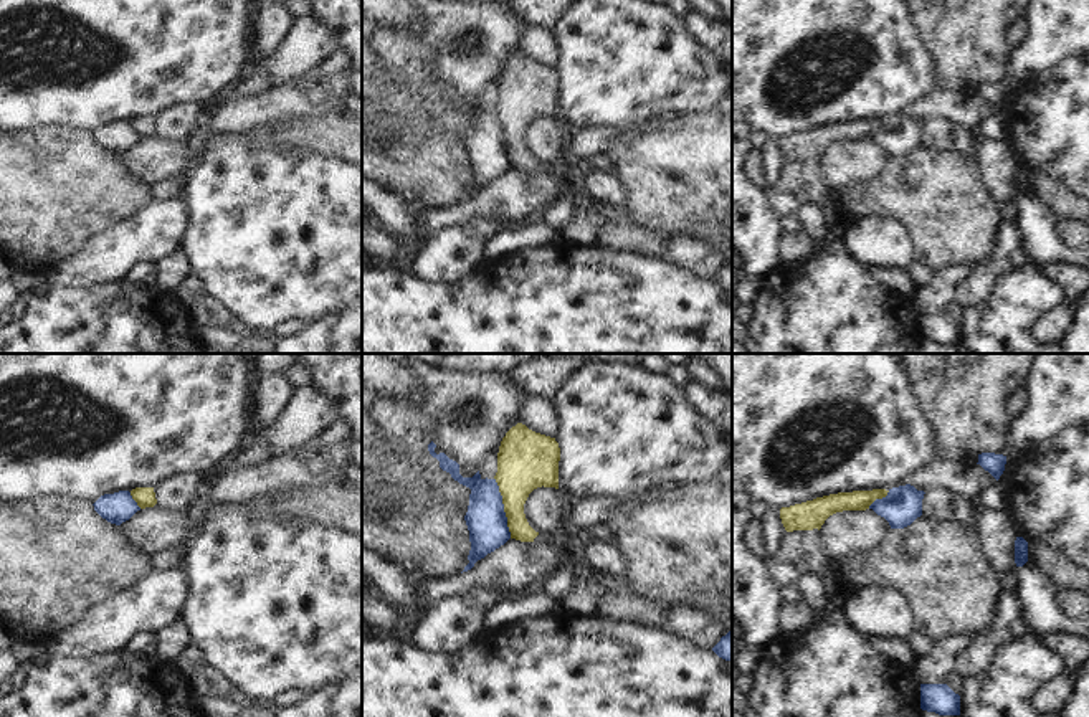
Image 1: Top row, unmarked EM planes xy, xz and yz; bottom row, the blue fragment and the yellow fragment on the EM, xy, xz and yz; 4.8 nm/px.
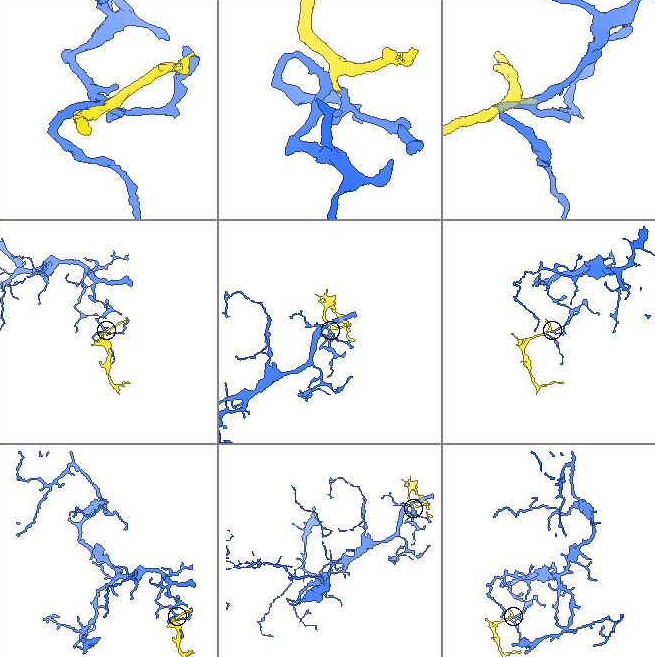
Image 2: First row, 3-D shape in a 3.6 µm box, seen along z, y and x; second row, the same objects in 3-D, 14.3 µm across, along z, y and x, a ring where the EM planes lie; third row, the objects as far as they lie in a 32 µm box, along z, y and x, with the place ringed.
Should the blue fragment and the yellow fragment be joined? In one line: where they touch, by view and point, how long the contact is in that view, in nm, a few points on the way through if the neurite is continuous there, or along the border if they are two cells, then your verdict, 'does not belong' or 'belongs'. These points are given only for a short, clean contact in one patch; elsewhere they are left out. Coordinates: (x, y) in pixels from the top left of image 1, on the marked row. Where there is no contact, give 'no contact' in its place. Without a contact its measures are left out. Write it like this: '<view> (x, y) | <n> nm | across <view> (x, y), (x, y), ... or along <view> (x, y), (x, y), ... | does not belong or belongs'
xz (503, 508) | 300 nm | along xz (494, 478), (511, 537) | does not belong

